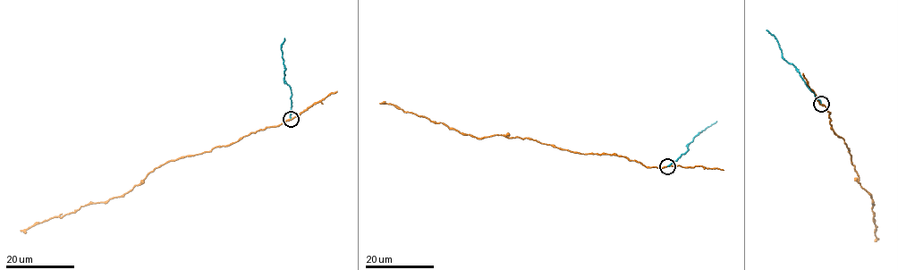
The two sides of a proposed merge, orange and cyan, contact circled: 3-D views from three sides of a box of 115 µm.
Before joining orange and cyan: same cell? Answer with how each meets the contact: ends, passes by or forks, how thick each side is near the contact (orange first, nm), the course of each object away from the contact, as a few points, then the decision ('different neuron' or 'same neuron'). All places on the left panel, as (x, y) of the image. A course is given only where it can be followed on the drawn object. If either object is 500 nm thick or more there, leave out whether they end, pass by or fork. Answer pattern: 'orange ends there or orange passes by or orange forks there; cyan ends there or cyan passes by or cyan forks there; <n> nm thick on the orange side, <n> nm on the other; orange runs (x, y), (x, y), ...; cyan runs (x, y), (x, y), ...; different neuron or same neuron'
orange passes by; cyan ends there; 240 nm thick on the orange side, 130 nm on the other; orange runs (291, 119), (226, 146), (173, 160), (150, 171), (119, 196), (89, 203), (20, 231); cyan runs (291, 118), (292, 92), (283, 78), (285, 70), (281, 46), (284, 37); different neuron

